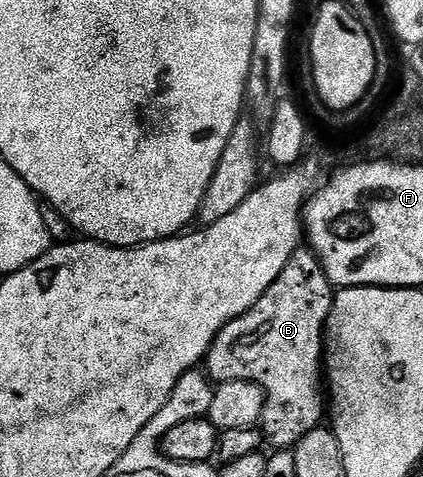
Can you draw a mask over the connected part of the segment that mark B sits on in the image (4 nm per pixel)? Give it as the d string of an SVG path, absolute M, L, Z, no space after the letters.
M301 246L290 258L290 262L282 270L280 277L274 282L274 286L270 286L270 290L266 290L266 294L262 294L262 298L258 298L258 302L254 302L254 306L250 306L250 310L246 310L246 314L242 314L238 318L234 318L227 326L216 335L214 342L210 346L206 357L206 371L213 381L225 384L231 380L246 380L251 384L256 384L264 391L264 415L262 417L262 431L266 437L267 443L276 450L291 450L296 447L300 441L310 430L321 427L323 418L326 416L326 396L322 391L322 357L326 351L326 325L328 323L328 315L332 309L334 299L334 286L330 282L330 278L326 274L326 270L320 264L320 258L312 251L311 247Z

